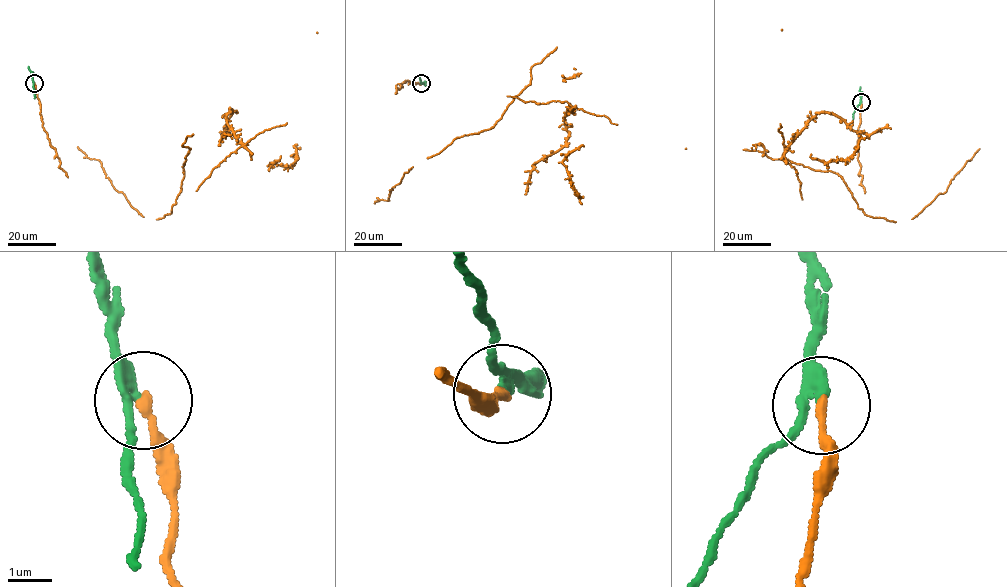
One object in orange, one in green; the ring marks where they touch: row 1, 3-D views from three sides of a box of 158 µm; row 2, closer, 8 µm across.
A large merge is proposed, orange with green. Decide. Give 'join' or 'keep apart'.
keep apart

